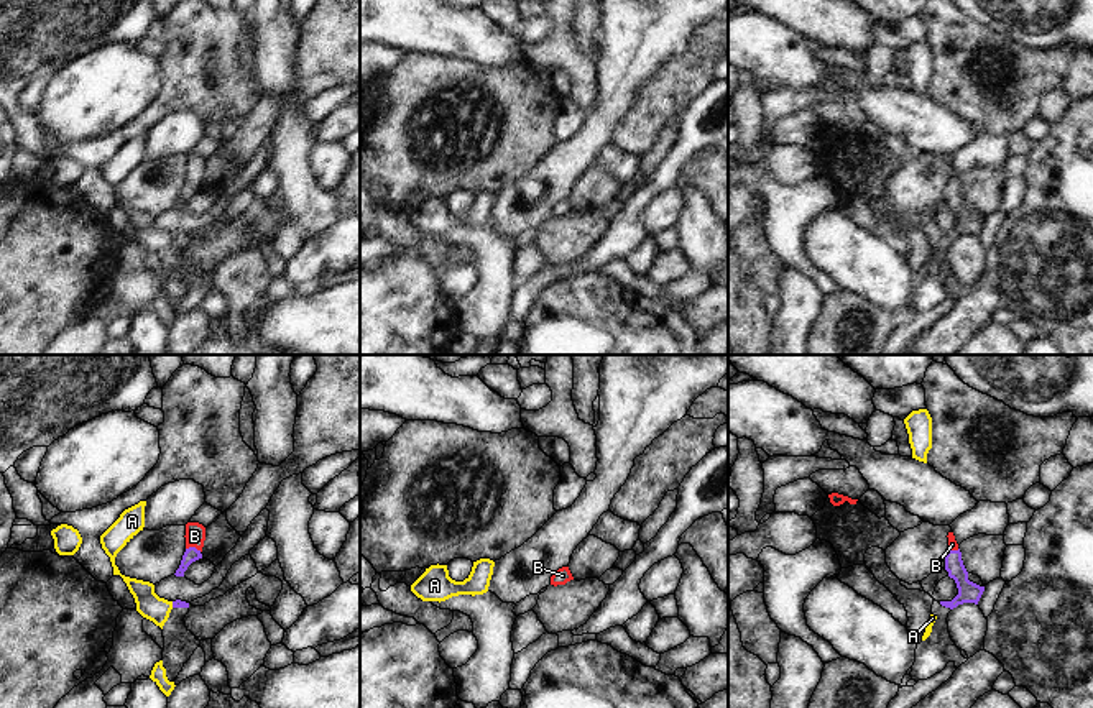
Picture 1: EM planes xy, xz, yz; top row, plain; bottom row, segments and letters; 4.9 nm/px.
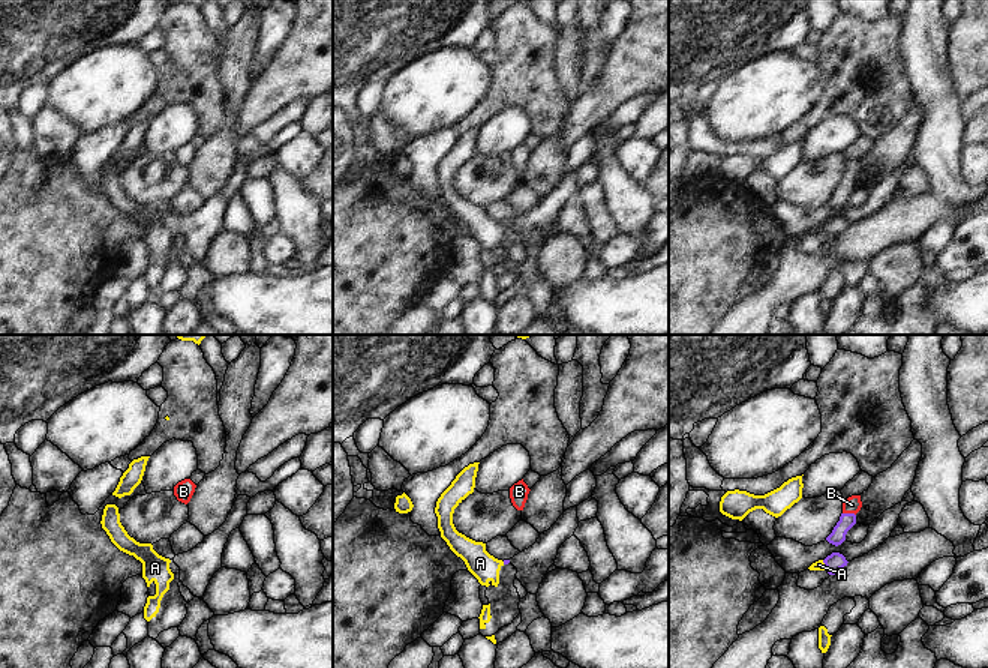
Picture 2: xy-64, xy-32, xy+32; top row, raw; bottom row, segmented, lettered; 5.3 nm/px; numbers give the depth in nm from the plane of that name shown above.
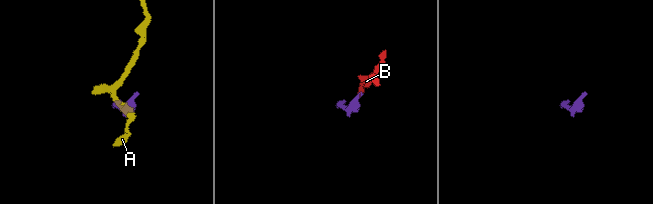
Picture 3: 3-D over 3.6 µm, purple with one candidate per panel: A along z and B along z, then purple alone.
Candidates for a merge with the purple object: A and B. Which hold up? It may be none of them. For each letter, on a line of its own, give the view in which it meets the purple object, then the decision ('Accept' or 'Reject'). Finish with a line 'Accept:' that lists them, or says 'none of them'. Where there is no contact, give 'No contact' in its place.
A: Touches purple in xy. Reject
B: Touches purple in xy. Accept
Accept: B

